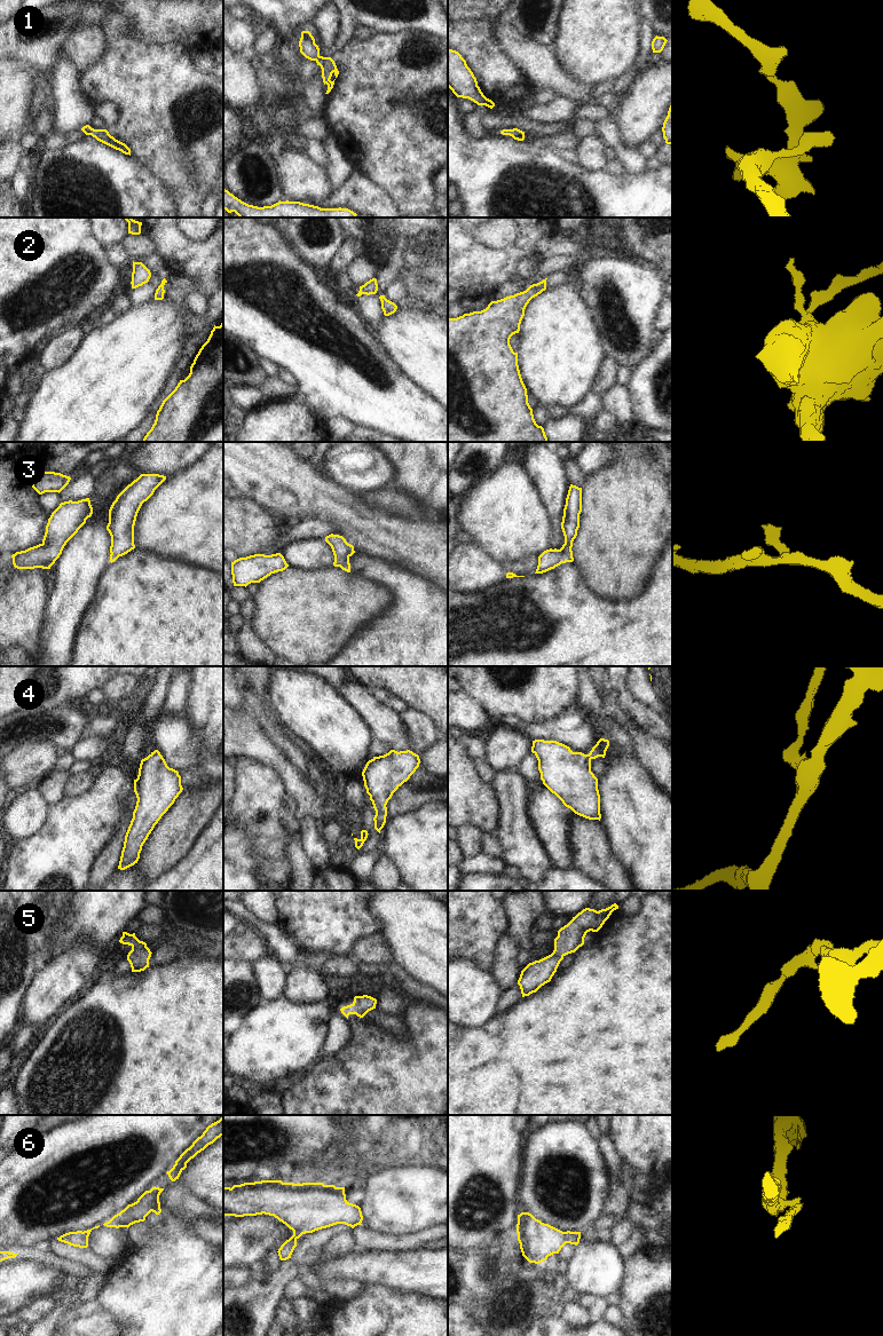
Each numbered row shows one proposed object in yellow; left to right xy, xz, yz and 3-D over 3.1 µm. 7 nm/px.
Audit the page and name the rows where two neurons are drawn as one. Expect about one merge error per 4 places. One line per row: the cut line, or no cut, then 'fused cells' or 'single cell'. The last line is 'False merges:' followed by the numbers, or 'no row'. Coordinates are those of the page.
1: no cut | single cell
2: no cut | single cell
3: no cut | single cell
4: no cut | single cell
5: no cut | single cell
6: no cut | single cell
False merges: no row

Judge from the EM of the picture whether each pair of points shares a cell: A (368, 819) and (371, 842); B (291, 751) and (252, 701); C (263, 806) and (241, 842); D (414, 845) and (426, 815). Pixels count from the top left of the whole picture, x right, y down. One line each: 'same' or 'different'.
A: same
B: same
C: different
D: same

